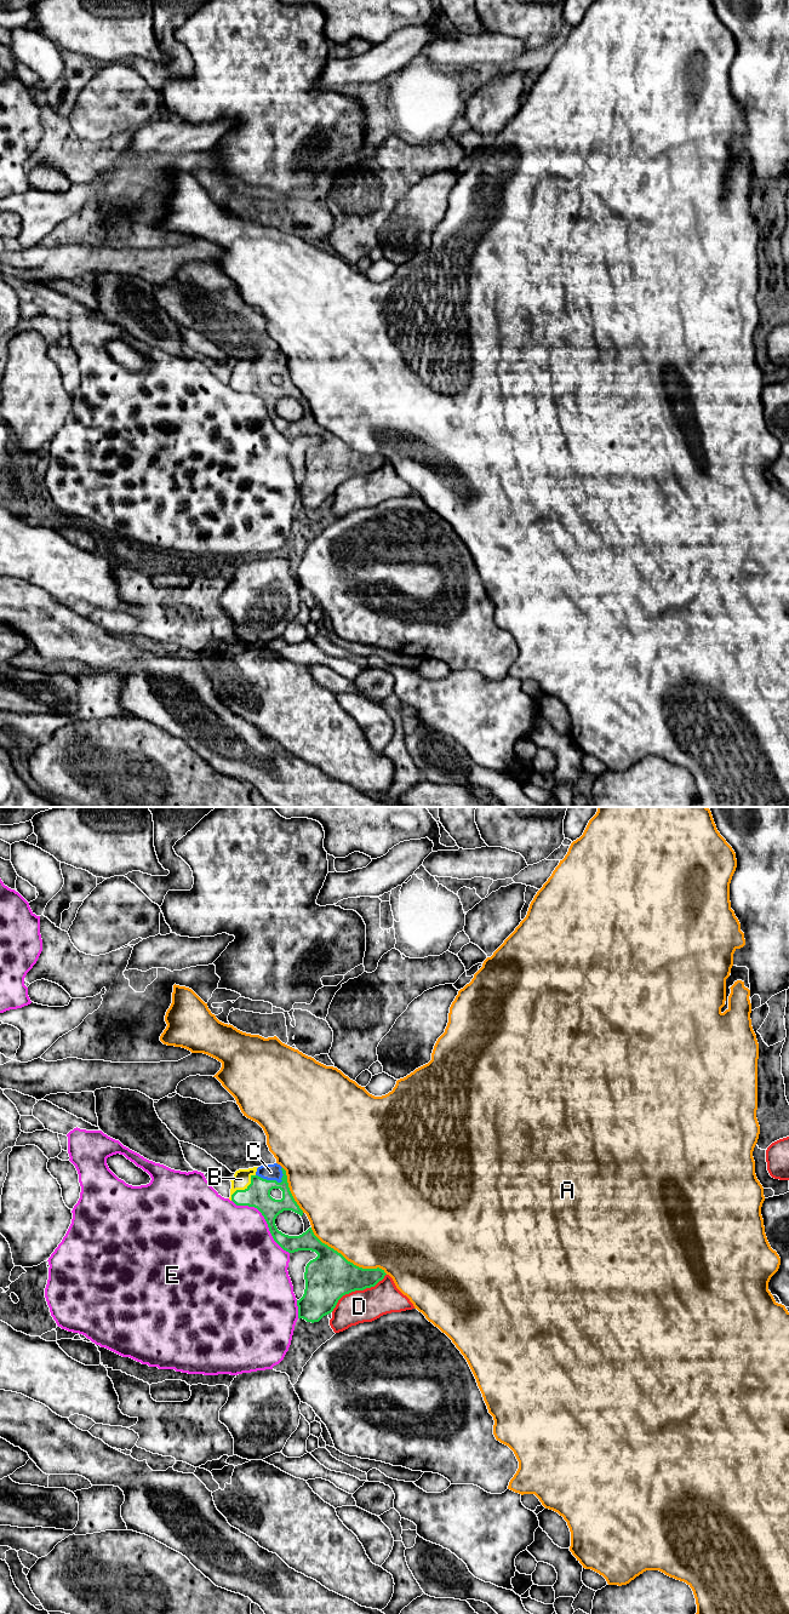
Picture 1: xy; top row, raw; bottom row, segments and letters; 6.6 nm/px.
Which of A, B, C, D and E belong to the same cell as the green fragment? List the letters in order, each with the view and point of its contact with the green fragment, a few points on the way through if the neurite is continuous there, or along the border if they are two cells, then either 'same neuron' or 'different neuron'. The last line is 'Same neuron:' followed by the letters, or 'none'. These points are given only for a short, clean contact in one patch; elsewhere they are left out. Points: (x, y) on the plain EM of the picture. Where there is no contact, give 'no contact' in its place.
A: meets green in xy at (347, 446); different neuron
B: meets green in xy at (243, 376); same neuron
C: meets green in xy at (272, 366); same neuron
D: meets green in xy at (356, 475); different neuron
E: meets green in xy at (264, 404); different neuron
Same neuron: B, C

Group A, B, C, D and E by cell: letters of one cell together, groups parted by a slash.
A / B C / D / E

